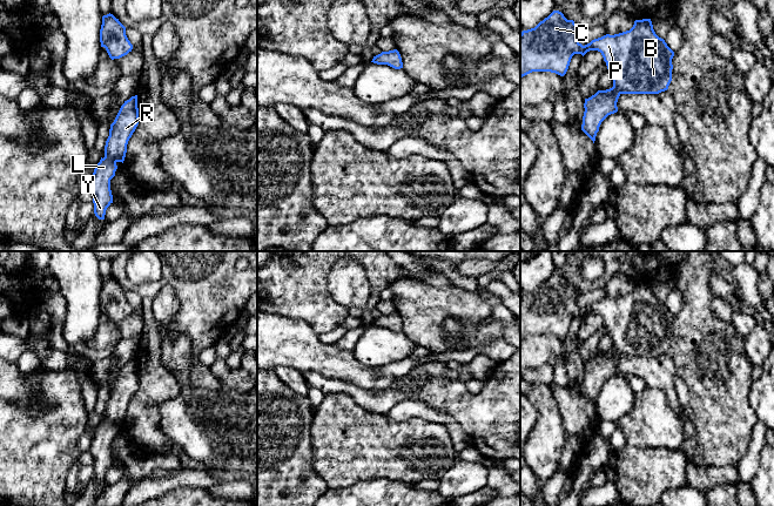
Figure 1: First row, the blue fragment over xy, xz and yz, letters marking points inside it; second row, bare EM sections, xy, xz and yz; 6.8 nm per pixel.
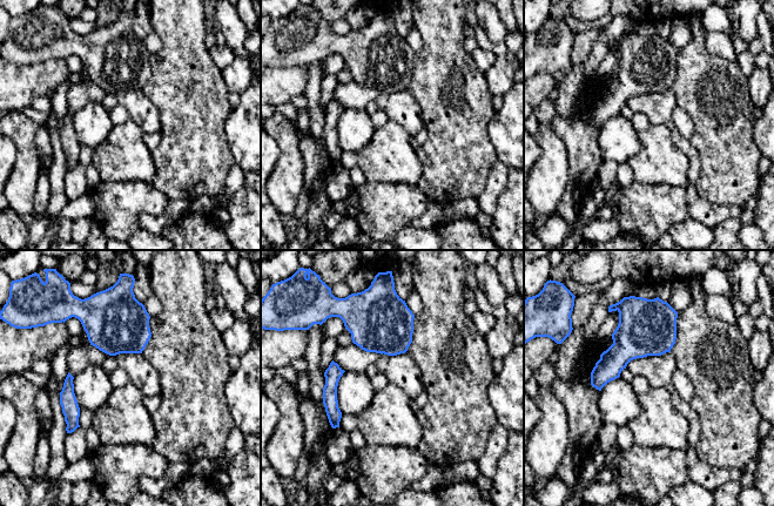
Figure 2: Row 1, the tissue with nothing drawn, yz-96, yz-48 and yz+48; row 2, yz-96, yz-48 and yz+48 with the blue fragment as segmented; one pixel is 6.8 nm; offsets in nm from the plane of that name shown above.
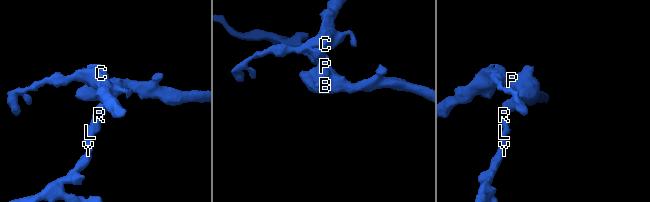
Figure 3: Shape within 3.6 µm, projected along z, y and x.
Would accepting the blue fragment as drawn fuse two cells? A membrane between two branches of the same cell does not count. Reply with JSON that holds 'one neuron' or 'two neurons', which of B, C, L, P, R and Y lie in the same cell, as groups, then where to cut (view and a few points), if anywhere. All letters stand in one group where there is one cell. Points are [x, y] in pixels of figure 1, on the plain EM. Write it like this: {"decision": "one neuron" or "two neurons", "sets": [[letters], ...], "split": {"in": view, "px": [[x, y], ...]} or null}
{"decision": "one neuron", "sets": [["B", "C", "L", "P", "R", "Y"]], "split": null}

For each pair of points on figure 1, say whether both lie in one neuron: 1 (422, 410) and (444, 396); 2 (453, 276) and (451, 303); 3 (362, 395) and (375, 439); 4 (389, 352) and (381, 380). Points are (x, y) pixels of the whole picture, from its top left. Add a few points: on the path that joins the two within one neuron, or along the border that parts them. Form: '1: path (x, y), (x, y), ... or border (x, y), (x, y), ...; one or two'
1: border (402, 400), (422, 400), (449, 413), (453, 418); two
2: border (455, 285), (473, 291); two
3: border (342, 393), (348, 393), (368, 410), (386, 415); two
4: border (352, 351), (361, 363), (375, 368); two

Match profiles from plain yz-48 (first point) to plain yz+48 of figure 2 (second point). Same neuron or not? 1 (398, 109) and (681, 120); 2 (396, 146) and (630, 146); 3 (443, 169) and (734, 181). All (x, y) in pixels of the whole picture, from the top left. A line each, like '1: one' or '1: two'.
1: two
2: two
3: one

